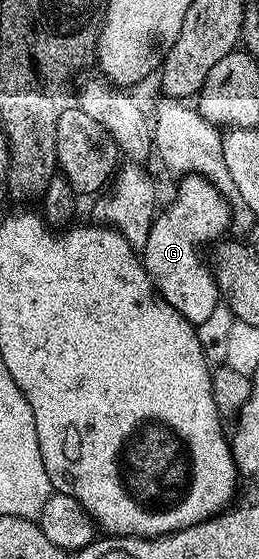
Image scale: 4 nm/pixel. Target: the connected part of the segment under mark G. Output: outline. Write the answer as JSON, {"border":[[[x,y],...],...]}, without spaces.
{"border":[[[186,175],[179,181],[182,182],[178,185],[174,202],[155,216],[148,243],[140,250],[140,260],[159,295],[184,320],[197,327],[220,303],[218,284],[214,282],[211,266],[202,262],[198,248],[214,237],[214,213],[229,214],[232,205],[207,177]]]}

